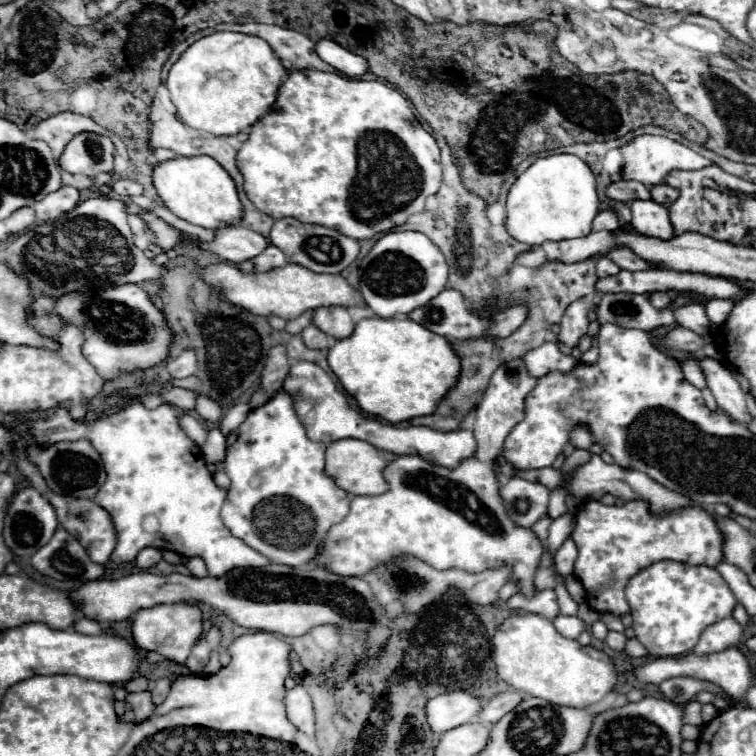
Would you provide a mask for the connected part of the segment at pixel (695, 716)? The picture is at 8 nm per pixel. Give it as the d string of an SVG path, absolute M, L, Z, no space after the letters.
M687 702L687 704L683 706L683 722L695 724L695 726L701 726L701 724L703 724L701 704L699 704L699 702Z

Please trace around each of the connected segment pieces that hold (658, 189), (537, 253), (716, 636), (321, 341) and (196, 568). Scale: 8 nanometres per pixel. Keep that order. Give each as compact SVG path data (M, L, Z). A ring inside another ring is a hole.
M661 182L661 184L655 184L655 186L651 188L651 196L653 196L655 202L669 206L669 204L675 202L675 198L679 196L679 190L675 190L675 188L671 188L669 184Z
M533 248L533 250L523 252L523 254L517 258L517 264L529 266L529 268L537 268L537 266L541 266L545 260L547 260L545 252L543 252L541 248Z
M733 618L719 620L711 626L707 626L693 648L695 654L713 654L719 650L725 650L727 646L735 646L735 642L741 642L741 624L735 622Z
M309 324L303 332L301 332L301 338L305 342L307 348L331 348L333 344L333 338L327 336L325 332L321 332L317 326Z
M191 558L191 560L187 562L187 568L189 568L191 574L197 576L197 578L203 578L203 576L209 574L209 572L207 572L207 566L205 566L205 562L203 562L201 558Z

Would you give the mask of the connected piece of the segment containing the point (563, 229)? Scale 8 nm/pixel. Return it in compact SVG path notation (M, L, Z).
M553 154L535 160L511 186L507 196L507 232L531 246L545 240L581 238L591 232L595 212L599 212L599 196L591 168L575 154Z

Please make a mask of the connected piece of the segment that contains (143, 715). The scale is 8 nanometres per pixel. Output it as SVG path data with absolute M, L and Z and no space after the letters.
M137 692L137 694L127 694L127 698L125 698L129 704L131 704L131 708L133 708L133 714L135 714L135 722L143 722L143 720L147 720L151 714L153 714L153 710L155 710L155 706L153 706L153 702L151 702L151 692Z

